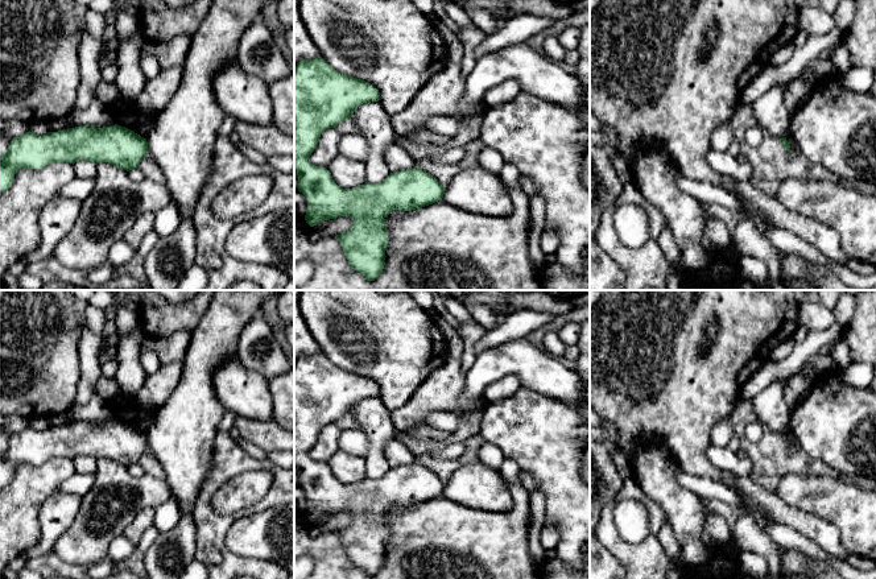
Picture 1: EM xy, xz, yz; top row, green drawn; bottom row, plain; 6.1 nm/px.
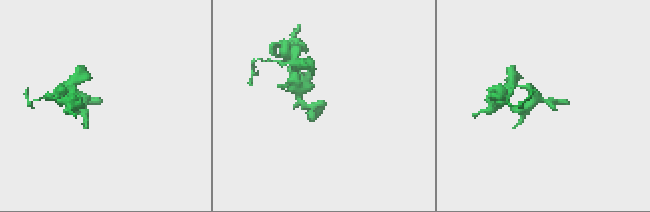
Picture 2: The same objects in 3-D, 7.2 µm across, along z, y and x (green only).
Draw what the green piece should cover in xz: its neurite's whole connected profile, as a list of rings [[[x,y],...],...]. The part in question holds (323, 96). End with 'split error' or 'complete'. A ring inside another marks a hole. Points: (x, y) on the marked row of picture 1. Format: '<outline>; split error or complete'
[[[322,57],[299,61],[294,67],[294,171],[298,191],[307,199],[305,220],[314,227],[323,220],[352,218],[351,228],[336,237],[350,266],[367,281],[375,281],[385,265],[385,218],[394,210],[433,204],[445,194],[433,175],[416,166],[391,173],[379,183],[343,189],[326,168],[307,161],[325,131],[351,119],[360,104],[379,99],[373,84],[336,71]]]; complete

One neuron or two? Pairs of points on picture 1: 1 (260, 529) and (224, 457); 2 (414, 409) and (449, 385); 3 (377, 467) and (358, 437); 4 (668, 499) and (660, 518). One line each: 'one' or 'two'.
1: two
2: one
3: two
4: two

